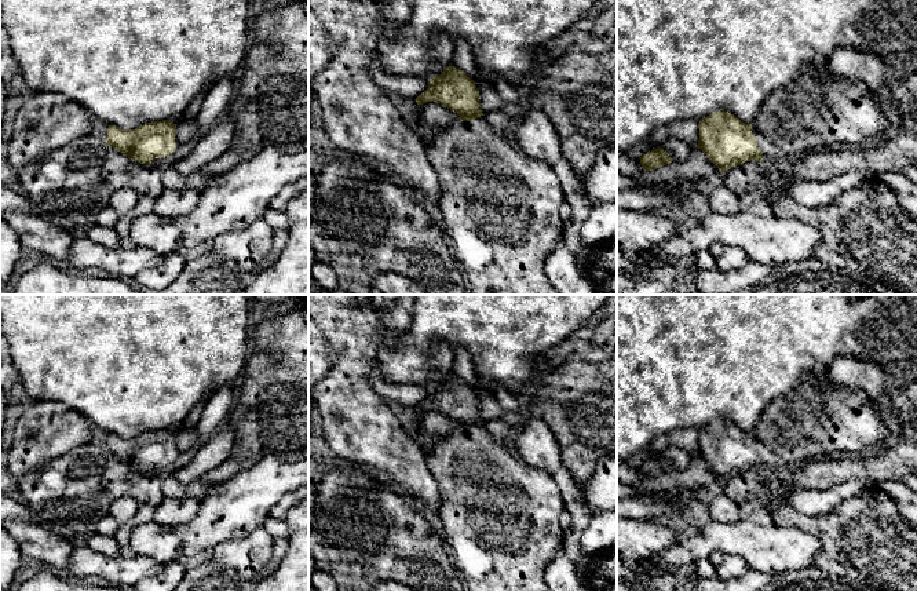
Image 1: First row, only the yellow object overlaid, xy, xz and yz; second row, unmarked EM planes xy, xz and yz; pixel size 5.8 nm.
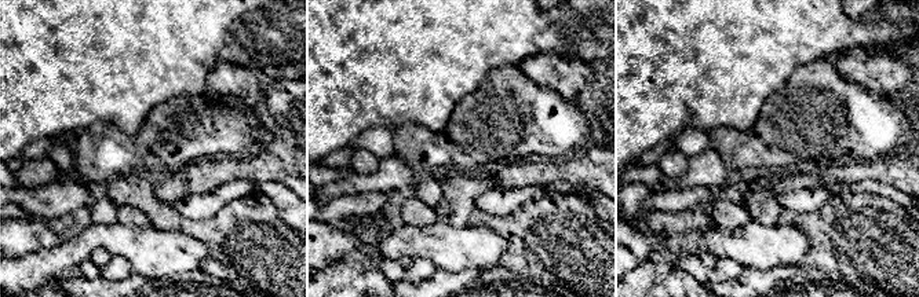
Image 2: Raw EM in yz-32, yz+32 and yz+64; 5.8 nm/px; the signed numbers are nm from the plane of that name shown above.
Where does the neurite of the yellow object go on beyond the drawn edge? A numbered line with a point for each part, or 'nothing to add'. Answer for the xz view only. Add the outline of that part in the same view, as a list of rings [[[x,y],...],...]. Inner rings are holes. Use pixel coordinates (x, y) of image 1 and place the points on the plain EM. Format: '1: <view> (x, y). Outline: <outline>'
1: xz (500, 515). Outline: [[[485,424],[475,427],[474,430],[457,430],[438,444],[428,444],[425,441],[419,442],[423,450],[427,453],[428,468],[435,478],[439,489],[439,518],[442,521],[443,541],[450,552],[457,572],[461,574],[463,583],[467,591],[549,591],[544,583],[544,574],[548,563],[555,555],[563,550],[565,530],[559,523],[559,515],[565,510],[562,493],[555,479],[547,471],[533,467],[520,459],[511,455],[500,439],[492,437]]]

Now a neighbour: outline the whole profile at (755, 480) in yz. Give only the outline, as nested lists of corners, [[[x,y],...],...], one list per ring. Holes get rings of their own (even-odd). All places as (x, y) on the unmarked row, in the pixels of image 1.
[[[746,470],[724,481],[723,493],[738,506],[752,500],[768,503],[764,471]]]

